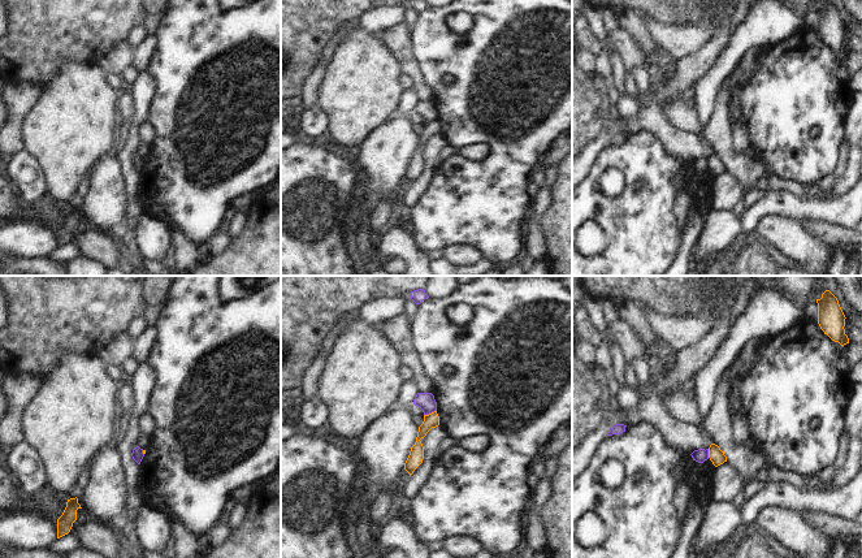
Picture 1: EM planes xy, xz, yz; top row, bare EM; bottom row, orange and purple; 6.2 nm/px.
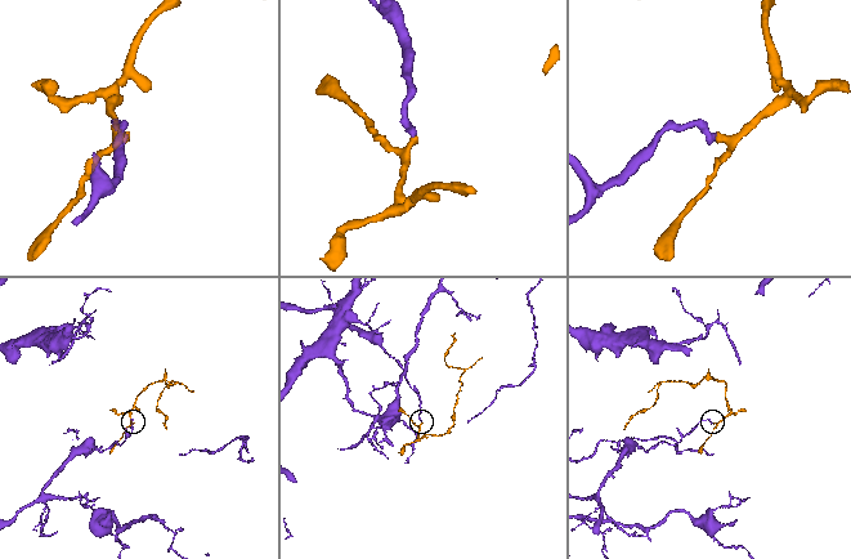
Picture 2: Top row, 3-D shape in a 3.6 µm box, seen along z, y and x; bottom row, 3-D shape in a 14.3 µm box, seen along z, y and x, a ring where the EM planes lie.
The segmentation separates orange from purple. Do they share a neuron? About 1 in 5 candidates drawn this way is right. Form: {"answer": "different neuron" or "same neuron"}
{"answer": "different neuron"}

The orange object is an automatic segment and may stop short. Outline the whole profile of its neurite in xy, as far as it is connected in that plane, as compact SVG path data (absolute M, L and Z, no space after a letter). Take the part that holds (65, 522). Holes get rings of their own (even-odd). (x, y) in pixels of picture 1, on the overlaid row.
M70 498L66 502L66 507L62 515L57 519L57 538L68 535L77 520L77 510L82 509L78 503L78 498Z

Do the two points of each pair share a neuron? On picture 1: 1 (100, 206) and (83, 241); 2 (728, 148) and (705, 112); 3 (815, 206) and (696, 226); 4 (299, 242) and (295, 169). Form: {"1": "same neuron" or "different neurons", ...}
{"1": "different neurons", "2": "different neurons", "3": "different neurons", "4": "same neuron"}

